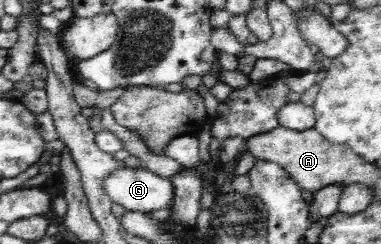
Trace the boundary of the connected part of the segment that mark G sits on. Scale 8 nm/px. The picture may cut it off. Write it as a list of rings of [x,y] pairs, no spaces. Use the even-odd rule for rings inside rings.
[[[144,166],[112,170],[100,188],[112,203],[143,213],[168,208],[173,196],[172,181]]]

